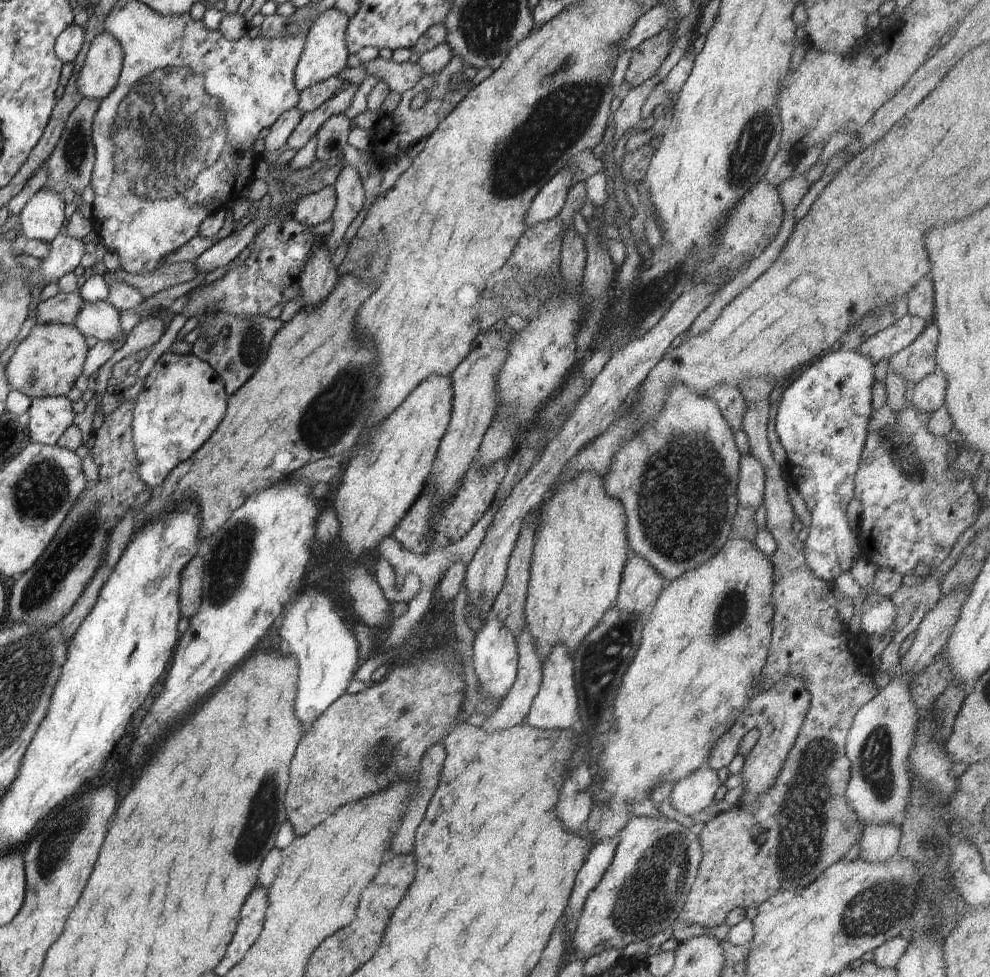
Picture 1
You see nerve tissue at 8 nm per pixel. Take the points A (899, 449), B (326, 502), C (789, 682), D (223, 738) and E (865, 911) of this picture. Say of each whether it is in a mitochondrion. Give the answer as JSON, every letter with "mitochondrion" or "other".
{"A":"mitochondrion","B":"other","C":"other","D":"other","E":"mitochondrion"}

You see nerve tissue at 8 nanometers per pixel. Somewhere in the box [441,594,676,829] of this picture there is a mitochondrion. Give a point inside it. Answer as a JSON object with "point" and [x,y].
{"point":[603,659]}

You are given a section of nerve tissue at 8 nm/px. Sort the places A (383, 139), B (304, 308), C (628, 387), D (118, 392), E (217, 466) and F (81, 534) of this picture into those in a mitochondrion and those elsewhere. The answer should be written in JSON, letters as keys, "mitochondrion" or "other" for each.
{"A":"other","B":"other","C":"other","D":"other","E":"other","F":"mitochondrion"}

